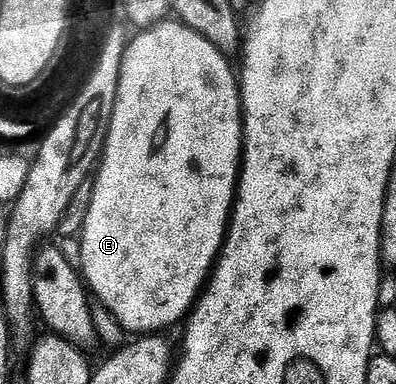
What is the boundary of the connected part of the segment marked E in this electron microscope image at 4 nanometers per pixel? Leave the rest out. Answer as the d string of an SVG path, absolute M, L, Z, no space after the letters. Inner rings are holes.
M178 21L156 23L138 32L135 40L126 44L126 51L120 65L119 88L116 91L114 111L109 116L111 128L106 128L107 148L101 152L101 166L94 176L92 204L89 205L79 243L81 274L89 288L90 294L103 302L103 307L127 331L135 333L159 333L162 327L171 327L190 312L198 300L213 268L219 258L219 252L227 238L229 220L233 204L237 198L239 173L243 158L243 109L241 106L241 87L237 75L231 72L228 56L222 55L205 37L189 29Z

